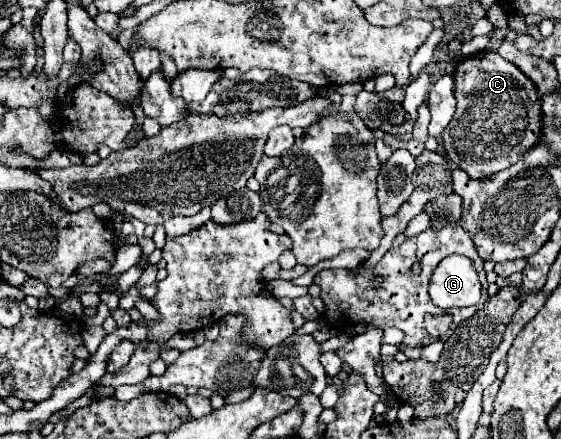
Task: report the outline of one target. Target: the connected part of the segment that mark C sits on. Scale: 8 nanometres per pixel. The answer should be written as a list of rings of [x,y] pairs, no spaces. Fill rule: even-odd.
[[[485,49],[465,57],[453,73],[457,111],[443,133],[443,147],[471,179],[483,179],[523,157],[543,131],[541,97],[535,83],[499,53]]]

